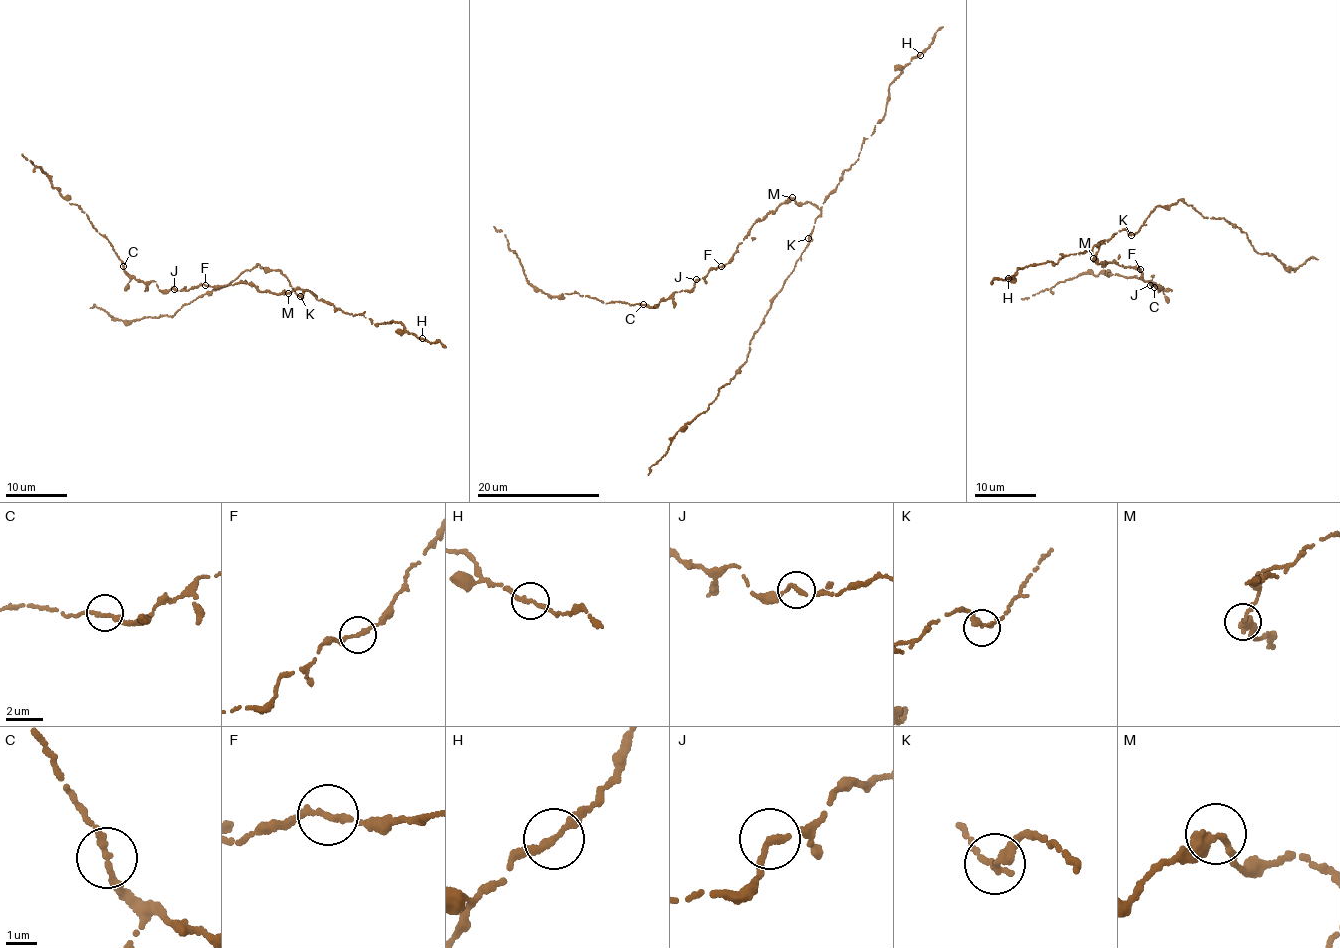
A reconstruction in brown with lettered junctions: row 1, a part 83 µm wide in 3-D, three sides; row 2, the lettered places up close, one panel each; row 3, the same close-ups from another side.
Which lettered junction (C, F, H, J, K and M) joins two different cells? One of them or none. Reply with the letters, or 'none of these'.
none of these

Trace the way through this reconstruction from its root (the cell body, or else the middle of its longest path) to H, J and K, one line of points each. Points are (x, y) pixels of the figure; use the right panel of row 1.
H: (1095, 258), (1100, 241), (1108, 241), (1065, 255), (1055, 264), (1017, 269), (1008, 278)
J: (1095, 258), (1097, 264), (1103, 266), (1109, 262), (1139, 268), (1144, 280), (1150, 285)
K: (1095, 258), (1100, 241), (1123, 229), (1129, 230), (1131, 234)

